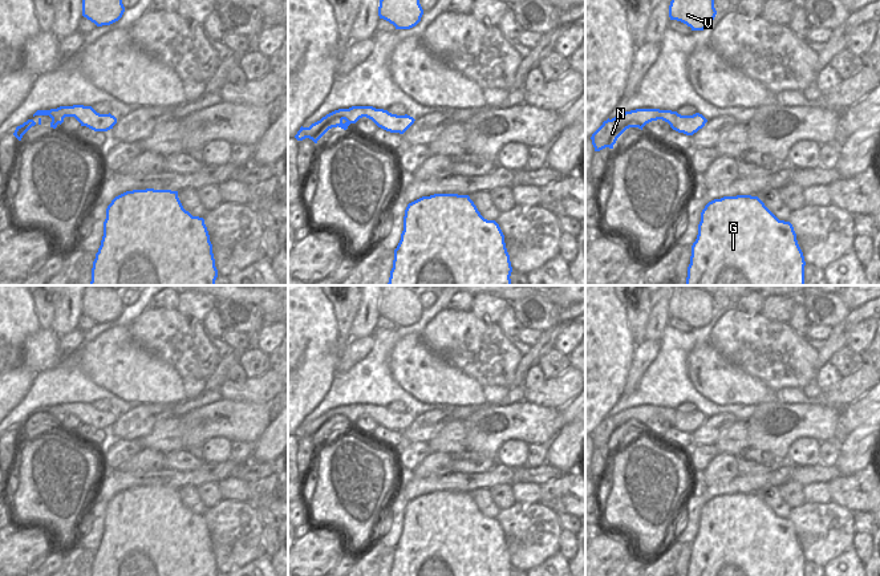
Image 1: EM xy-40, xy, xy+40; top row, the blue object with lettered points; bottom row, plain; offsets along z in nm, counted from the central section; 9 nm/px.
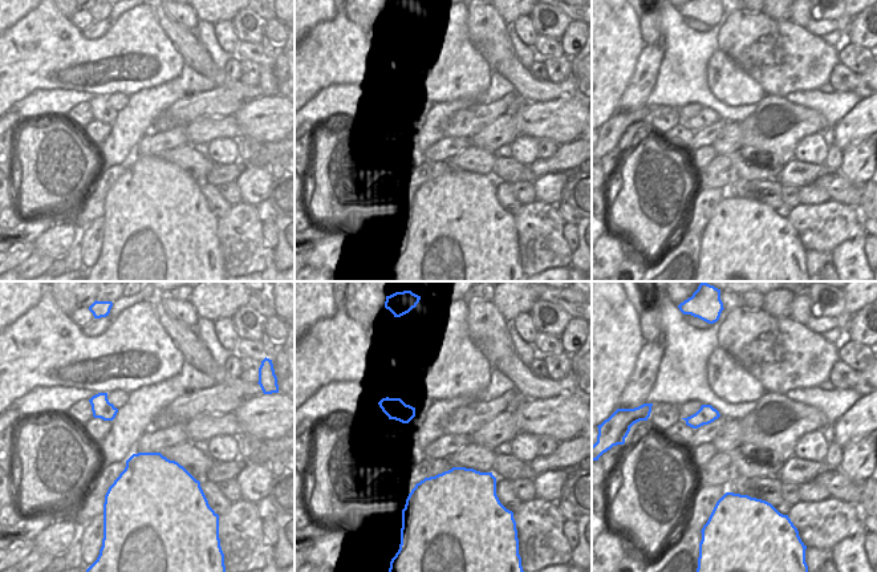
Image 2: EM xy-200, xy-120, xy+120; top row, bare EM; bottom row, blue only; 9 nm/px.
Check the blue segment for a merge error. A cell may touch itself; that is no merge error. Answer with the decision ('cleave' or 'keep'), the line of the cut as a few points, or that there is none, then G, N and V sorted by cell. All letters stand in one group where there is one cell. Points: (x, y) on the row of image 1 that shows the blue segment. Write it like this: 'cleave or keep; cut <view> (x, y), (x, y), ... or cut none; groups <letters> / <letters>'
keep; cut none; groups G N V

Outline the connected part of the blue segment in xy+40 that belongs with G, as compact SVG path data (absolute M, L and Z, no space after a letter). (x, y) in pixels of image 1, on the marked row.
M723 196L701 212L686 285L804 285L804 265L790 222L779 220L758 196Z

